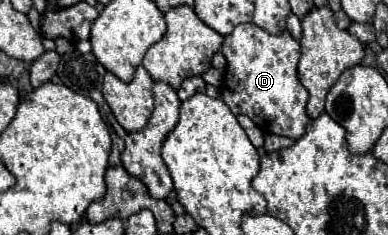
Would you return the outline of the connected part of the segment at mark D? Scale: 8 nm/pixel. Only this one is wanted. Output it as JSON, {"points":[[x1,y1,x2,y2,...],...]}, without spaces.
{"points":[[242,23,238,25,230,35,224,37,222,53,226,57,226,75,224,75,224,87,222,87,222,101,230,107,234,115,248,115,264,133,276,133,292,139,300,139,304,135,304,127,310,121,306,115,306,103,308,103,308,91,298,81,298,59,300,59,300,43,292,39,288,31,280,35,272,35,254,23]]}

